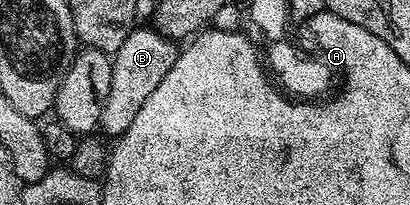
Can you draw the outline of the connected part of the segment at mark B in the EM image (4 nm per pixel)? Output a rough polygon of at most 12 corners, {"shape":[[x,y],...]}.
{"shape":[[136,27],[113,53],[102,133],[117,139],[172,71],[179,46]]}

